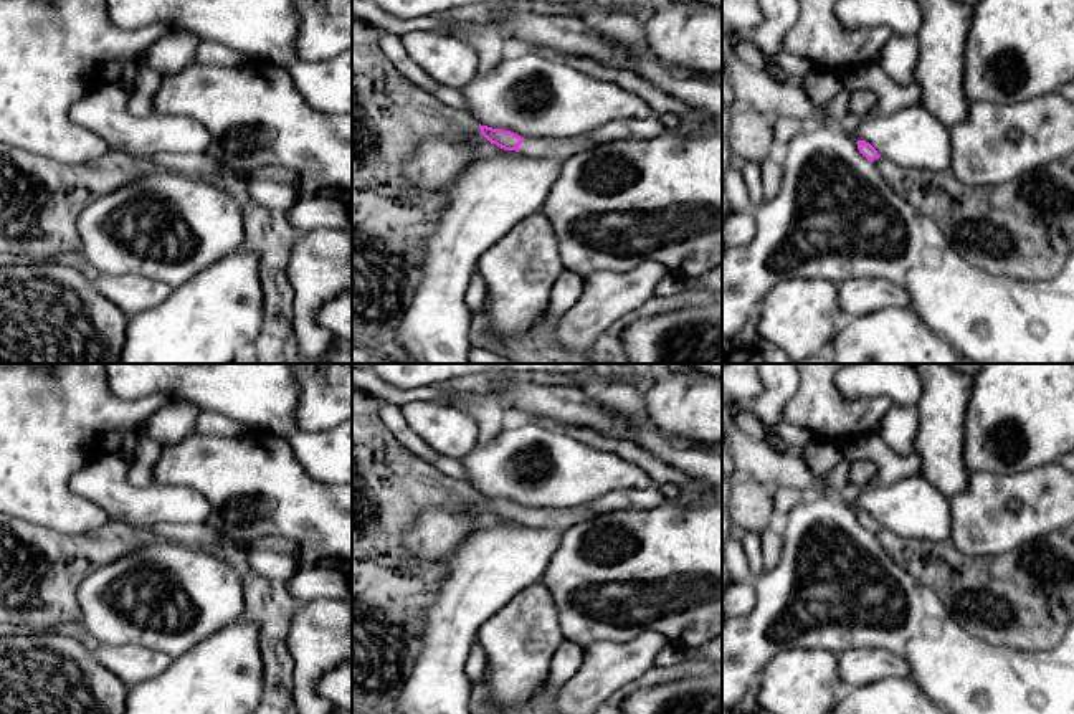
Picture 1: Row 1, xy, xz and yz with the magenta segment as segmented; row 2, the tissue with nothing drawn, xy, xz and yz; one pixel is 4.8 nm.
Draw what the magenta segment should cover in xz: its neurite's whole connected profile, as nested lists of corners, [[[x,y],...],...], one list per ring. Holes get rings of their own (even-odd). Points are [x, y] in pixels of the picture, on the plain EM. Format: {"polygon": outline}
{"polygon": [[[481,496],[481,504],[497,517],[504,521],[516,521],[527,526],[554,526],[567,531],[578,522],[595,521],[596,517],[608,512],[596,512],[585,506],[577,506],[570,509],[524,509],[511,501],[492,499],[487,496]]]}

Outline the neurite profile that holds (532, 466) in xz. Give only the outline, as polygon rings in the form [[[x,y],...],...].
[[[532,421],[504,428],[461,461],[478,494],[524,509],[570,509],[610,491],[654,486],[634,463]]]

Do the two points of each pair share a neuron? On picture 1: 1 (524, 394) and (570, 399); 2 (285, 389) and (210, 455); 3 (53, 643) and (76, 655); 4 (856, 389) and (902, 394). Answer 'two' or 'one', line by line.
1: one
2: two
3: one
4: one

